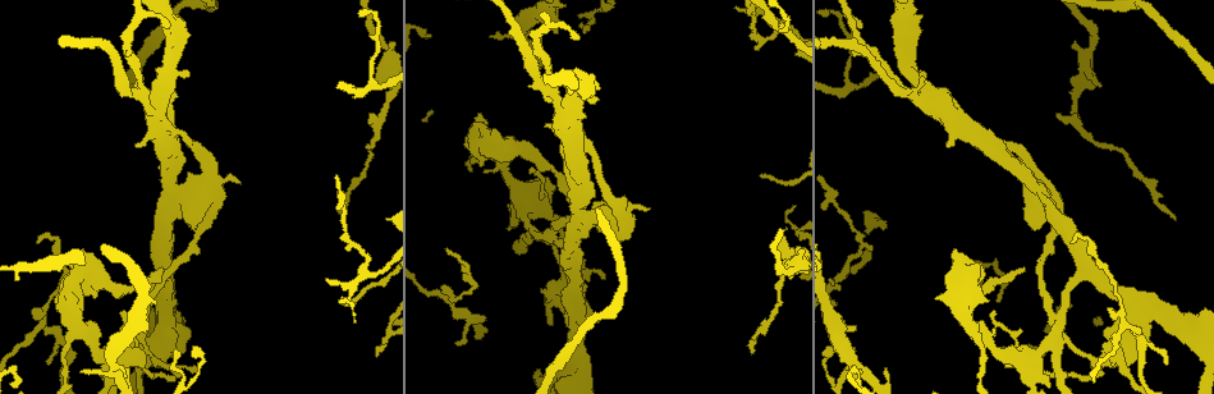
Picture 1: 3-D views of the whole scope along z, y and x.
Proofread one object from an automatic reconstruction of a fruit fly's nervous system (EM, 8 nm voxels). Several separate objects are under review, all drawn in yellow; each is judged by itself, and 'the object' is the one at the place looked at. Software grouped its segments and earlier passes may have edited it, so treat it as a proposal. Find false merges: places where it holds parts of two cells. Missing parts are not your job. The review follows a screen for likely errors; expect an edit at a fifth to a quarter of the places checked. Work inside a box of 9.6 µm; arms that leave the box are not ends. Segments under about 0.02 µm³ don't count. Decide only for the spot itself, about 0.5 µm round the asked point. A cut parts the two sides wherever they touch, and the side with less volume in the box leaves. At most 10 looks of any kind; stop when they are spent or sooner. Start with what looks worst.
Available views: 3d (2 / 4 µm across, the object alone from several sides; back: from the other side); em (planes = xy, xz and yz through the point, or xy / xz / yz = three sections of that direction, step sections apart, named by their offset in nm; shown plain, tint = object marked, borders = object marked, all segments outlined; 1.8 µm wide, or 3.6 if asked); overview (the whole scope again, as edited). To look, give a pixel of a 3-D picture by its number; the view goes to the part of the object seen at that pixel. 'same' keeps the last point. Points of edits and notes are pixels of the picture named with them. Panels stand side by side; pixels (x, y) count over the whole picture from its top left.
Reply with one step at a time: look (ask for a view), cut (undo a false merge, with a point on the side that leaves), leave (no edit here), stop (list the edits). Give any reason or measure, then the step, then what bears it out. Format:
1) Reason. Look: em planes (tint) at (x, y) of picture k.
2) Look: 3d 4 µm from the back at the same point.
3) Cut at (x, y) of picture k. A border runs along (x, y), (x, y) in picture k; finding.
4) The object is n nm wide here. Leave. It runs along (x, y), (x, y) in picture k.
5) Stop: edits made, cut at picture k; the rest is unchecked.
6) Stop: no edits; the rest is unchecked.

Thick turns thin. Look: 3d 4 µm at (1135, 309) of picture 1.

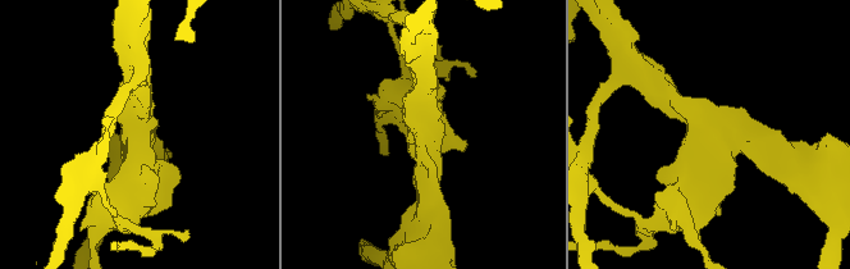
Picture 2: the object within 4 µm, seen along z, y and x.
4 arms meet here. Look: em yz step 8 (tint) at (427, 137) of picture 2.

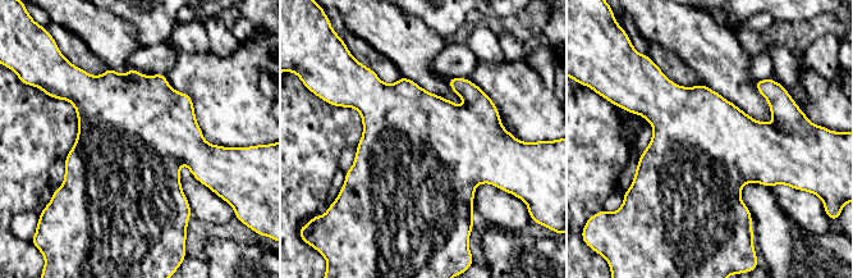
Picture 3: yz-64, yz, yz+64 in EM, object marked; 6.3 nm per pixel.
Another direction. Look: em xy step 8 (borders) at the same point.

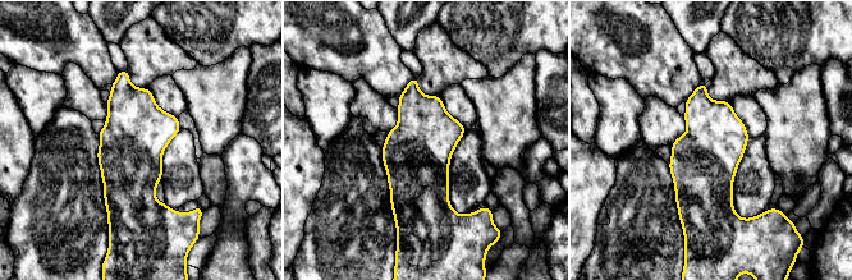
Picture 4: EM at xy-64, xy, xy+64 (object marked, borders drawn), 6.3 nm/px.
The object is 420 nm wide here. Leave. Continuous, no second cell.

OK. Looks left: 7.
Arms part here. Look: em planes (tint) at (44, 314) of picture 1.

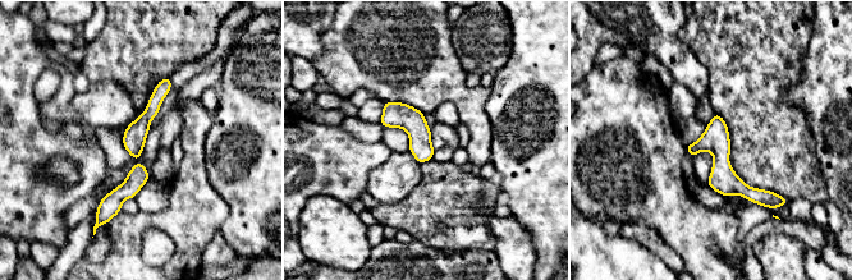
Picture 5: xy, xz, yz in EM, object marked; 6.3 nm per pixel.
Leave. It runs along (168, 81), (110, 214) in picture 5; one cell here.

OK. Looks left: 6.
Abrupt turn. Look: 3d 4 µm at (843, 274) of picture 1.

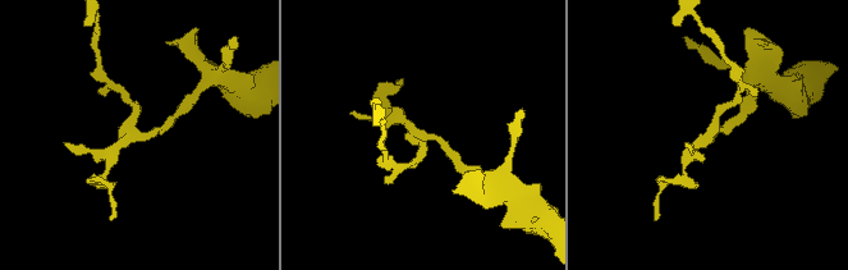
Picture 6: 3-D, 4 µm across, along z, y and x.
Look: em planes (tint) at (712, 134) of picture 6.

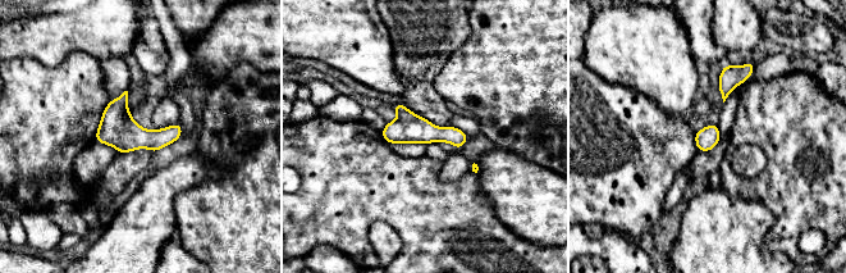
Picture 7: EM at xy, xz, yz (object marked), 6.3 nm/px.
Leave. It runs along (385, 132), (429, 132), (463, 137) in picture 7; all the same cell.

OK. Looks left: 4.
Three arms meet. Look: 3d 4 µm at (1058, 341) of picture 1.

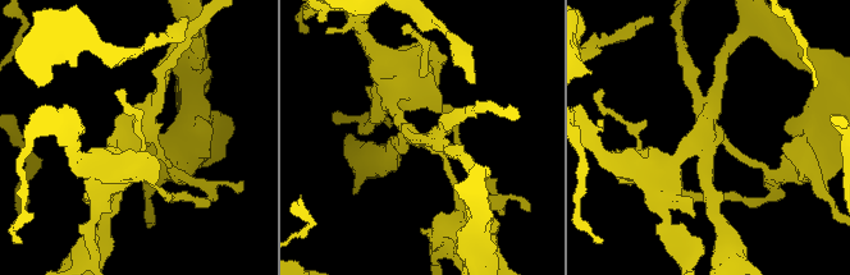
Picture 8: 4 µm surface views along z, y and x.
3 arms meet here; the arms are 200, 200, 220 nm wide. Look: em planes (plain) at (125, 142) of picture 8.

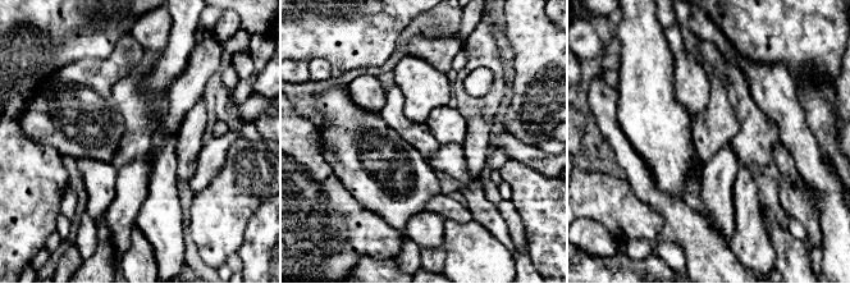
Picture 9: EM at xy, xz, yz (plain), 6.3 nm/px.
Look: em planes (tint) at the same point.

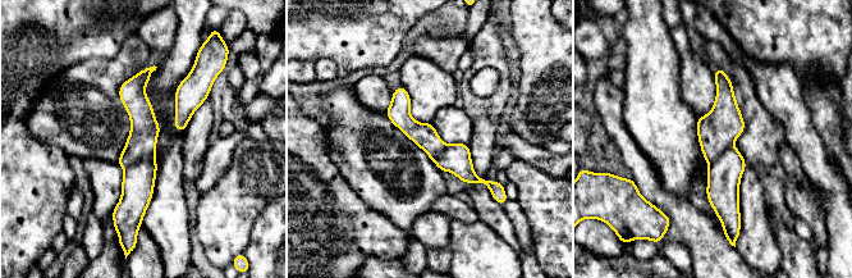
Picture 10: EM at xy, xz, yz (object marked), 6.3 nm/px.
The object is 180 nm wide here. Cut at (137, 186) of picture 10. A border runs along (154, 151), (124, 169) in picture 10; two cells meet here.

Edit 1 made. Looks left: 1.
Stop: edits made, cut at picture 10; the rest is unchecked.

